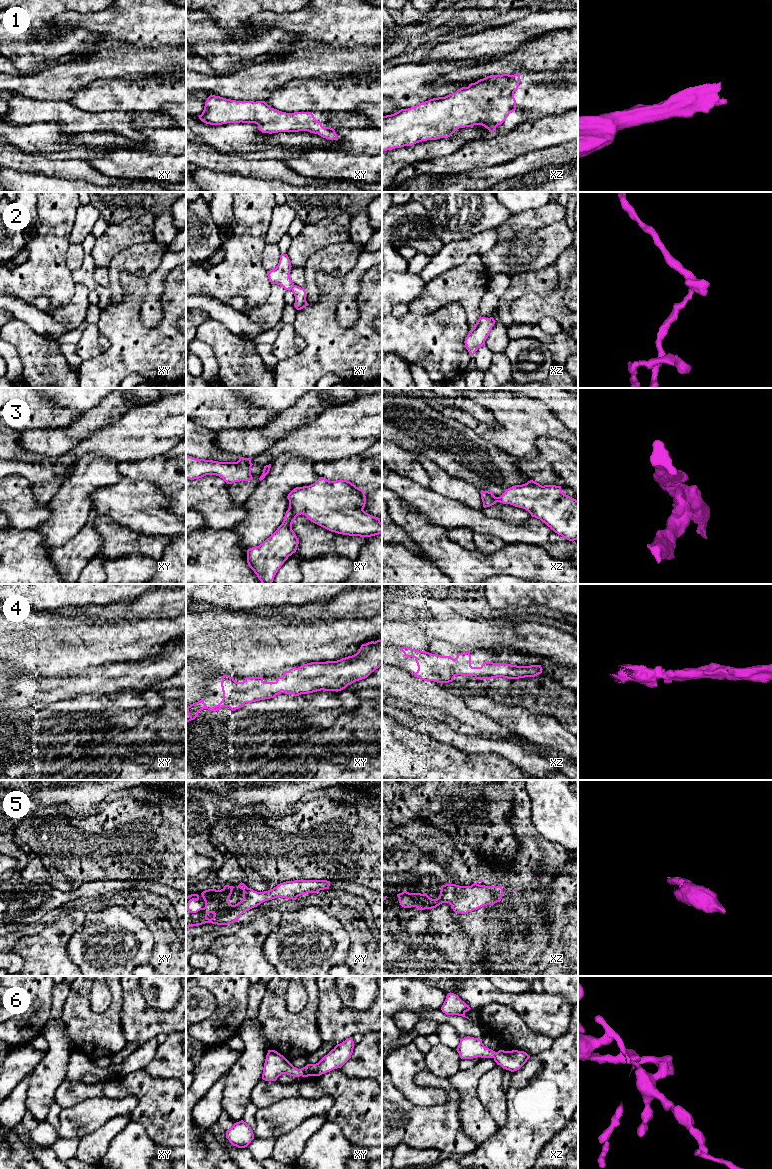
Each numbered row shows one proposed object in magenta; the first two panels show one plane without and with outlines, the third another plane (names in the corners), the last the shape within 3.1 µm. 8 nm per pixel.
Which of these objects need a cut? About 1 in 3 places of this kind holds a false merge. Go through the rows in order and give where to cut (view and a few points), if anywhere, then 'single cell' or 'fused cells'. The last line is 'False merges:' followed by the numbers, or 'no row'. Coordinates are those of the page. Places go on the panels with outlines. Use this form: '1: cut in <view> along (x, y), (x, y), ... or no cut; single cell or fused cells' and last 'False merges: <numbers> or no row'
1: no cut; single cell
2: no cut; single cell
3: cut in xz along (489, 492), (497, 501); fused cells
4: no cut; single cell
5: no cut; single cell
6: no cut; single cell
False merges: 3

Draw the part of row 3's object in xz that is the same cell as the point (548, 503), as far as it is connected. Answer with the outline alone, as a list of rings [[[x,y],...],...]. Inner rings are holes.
[[[530,480],[525,484],[508,488],[500,497],[493,497],[497,502],[525,509],[532,517],[540,519],[551,530],[569,541],[578,539],[578,501],[564,494],[561,486],[542,486]],[[492,491],[490,493],[493,495]]]

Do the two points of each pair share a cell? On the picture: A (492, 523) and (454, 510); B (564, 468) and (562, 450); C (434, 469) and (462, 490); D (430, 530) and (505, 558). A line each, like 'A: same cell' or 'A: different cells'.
A: same cell
B: different cells
C: same cell
D: same cell

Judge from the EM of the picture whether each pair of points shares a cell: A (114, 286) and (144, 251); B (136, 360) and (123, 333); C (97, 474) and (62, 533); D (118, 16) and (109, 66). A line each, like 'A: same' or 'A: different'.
A: same
B: same
C: same
D: different

